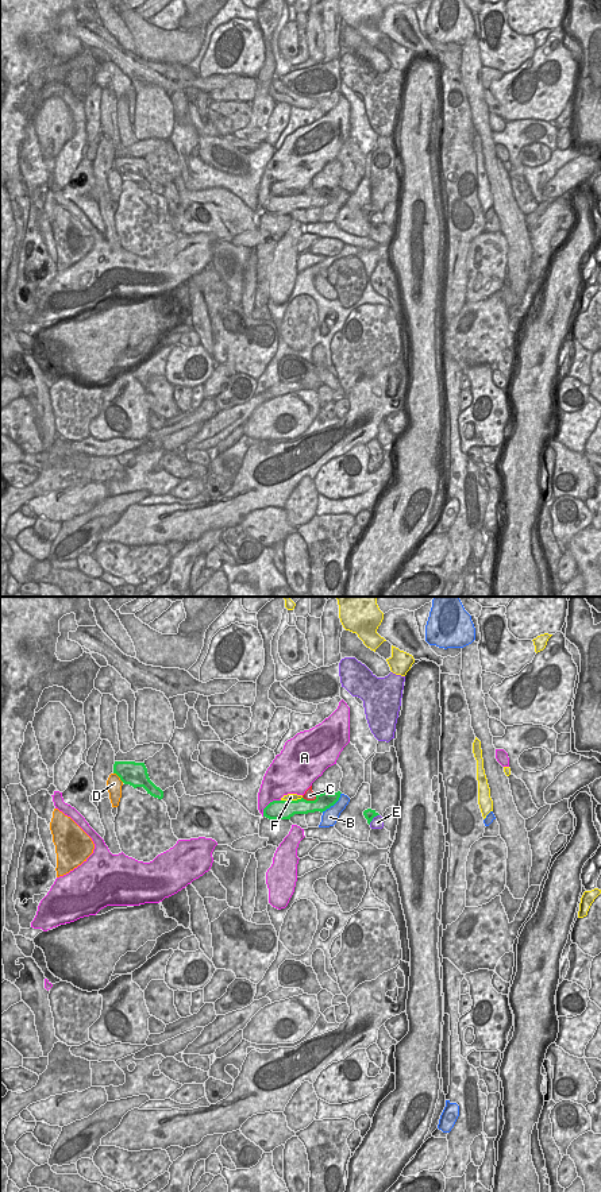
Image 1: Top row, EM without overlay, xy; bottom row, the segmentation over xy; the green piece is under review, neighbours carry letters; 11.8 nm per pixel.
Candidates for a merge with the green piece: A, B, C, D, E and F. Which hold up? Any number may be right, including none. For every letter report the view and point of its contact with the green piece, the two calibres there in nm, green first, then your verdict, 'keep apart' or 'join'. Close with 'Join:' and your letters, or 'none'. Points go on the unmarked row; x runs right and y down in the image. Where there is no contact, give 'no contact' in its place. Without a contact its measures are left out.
A: xy (268, 200) | 220/320 nm | keep apart
B: xy (332, 200) | 200/190 nm | keep apart
C: xy (311, 196) | 200/130 nm | keep apart
D: xy (119, 172) | 280/190 nm | keep apart
E: xy (373, 212) | 130/140 nm | join
F: xy (291, 196) | 220/100 nm | keep apart
Join: E

